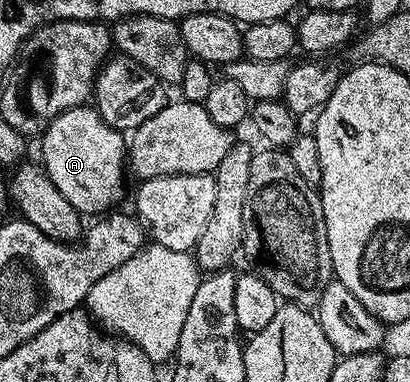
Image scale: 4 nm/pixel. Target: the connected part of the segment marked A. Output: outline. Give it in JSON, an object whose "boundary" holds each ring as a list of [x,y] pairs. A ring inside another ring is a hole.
{"boundary":[[[84,103],[57,115],[42,133],[42,141],[43,172],[80,215],[103,215],[118,206],[123,197],[123,169],[125,173],[129,165],[128,142],[120,130],[101,119],[98,109]]]}

